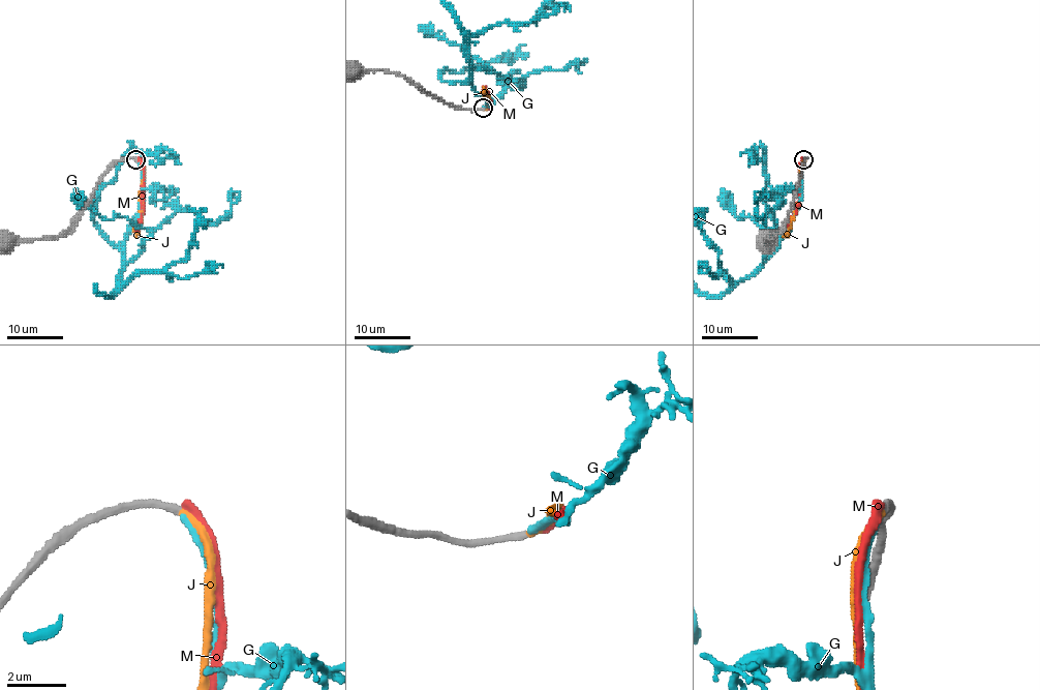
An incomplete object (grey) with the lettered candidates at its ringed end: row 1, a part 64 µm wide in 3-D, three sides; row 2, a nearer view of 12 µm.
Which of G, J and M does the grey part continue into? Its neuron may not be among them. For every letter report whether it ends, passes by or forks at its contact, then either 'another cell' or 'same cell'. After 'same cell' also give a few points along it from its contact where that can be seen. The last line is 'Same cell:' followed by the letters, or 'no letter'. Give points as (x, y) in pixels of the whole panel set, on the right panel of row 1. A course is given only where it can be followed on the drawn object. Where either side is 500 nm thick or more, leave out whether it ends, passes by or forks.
G: it ends; same cell
J: it ends; another cell
M: it ends; another cell
Same cell: G

